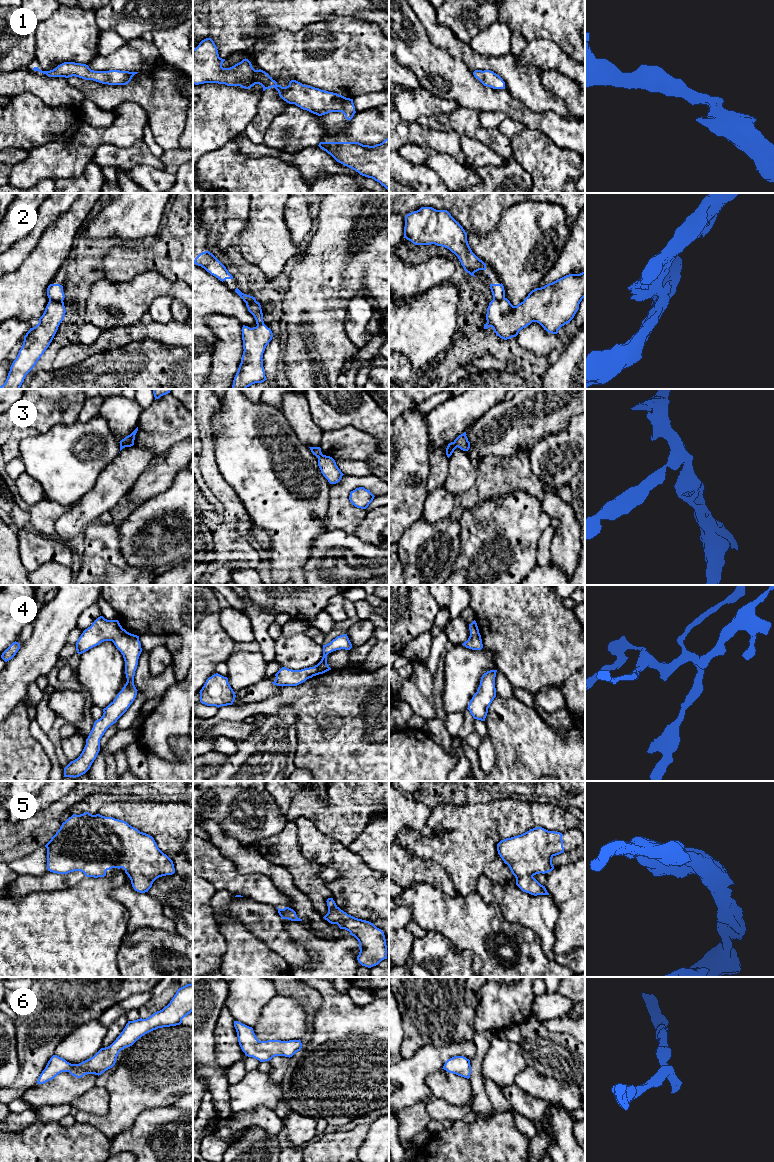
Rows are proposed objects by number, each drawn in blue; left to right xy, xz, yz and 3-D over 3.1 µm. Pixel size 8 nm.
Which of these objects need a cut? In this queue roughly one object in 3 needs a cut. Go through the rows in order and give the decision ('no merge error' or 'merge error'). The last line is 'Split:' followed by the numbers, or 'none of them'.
1: no merge error
2: merge error
3: merge error
4: no merge error
5: no merge error
6: no merge error
Split: 2, 3

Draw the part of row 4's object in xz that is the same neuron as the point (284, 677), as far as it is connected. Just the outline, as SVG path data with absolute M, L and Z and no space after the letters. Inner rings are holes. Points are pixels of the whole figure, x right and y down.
M343 634L337 636L330 643L323 645L323 657L321 661L315 665L314 667L304 668L301 670L292 670L286 667L282 667L276 674L276 679L272 682L277 686L297 686L307 679L312 678L313 676L323 674L331 668L327 664L327 655L336 650L350 650L352 648L352 644L347 636L347 634Z

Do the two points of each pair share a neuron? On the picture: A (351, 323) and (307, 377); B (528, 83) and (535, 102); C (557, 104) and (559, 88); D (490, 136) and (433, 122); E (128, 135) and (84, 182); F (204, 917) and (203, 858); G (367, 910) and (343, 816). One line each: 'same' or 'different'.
A: different
B: same
C: different
D: same
E: different
F: different
G: different

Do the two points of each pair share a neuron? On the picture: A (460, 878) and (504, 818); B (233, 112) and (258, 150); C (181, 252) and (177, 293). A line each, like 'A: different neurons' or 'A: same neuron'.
A: same neuron
B: different neurons
C: different neurons

